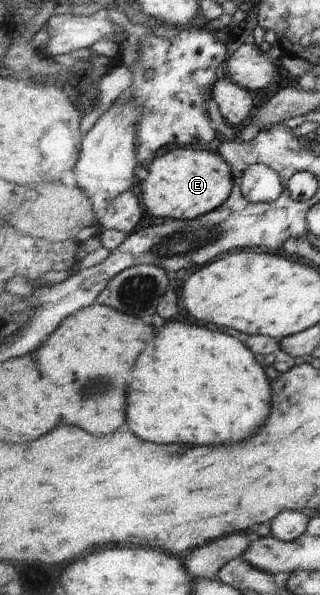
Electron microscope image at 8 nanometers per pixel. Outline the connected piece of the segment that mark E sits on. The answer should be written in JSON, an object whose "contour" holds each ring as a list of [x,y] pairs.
{"contour":[[[176,148],[157,158],[148,170],[149,177],[143,183],[147,212],[165,220],[201,218],[224,206],[237,186],[237,175],[230,162],[222,154],[208,150]]]}

